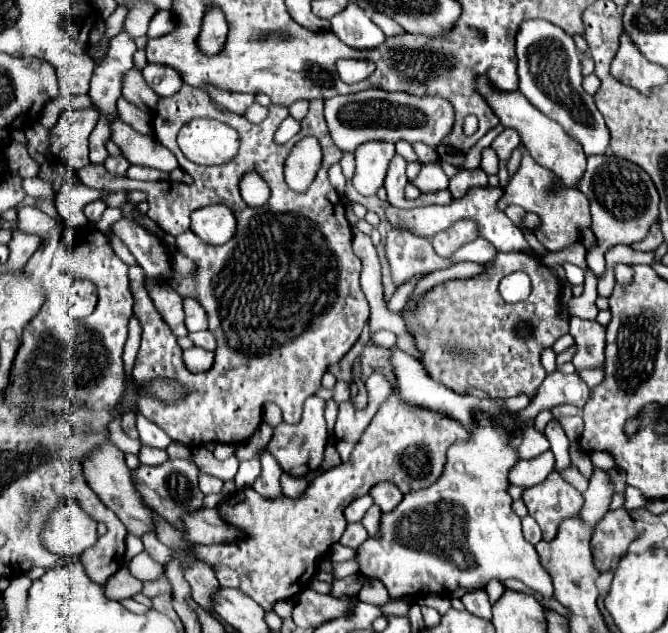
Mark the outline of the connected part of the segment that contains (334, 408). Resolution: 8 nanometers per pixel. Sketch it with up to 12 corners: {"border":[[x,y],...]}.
{"border":[[326,402],[325,420],[330,434],[333,433],[338,415],[338,404]]}

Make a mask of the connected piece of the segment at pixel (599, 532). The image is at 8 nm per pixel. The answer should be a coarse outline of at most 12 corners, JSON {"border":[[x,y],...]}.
{"border":[[620,508],[608,512],[592,532],[598,572],[610,570],[640,536]]}

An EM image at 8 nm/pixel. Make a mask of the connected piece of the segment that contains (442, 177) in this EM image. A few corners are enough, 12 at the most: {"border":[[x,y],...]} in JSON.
{"border":[[439,158],[426,162],[410,184],[418,190],[448,188],[448,176]]}

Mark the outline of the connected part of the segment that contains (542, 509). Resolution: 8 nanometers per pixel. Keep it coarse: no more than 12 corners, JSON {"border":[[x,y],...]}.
{"border":[[558,472],[522,500],[546,542],[578,518],[584,496]]}

